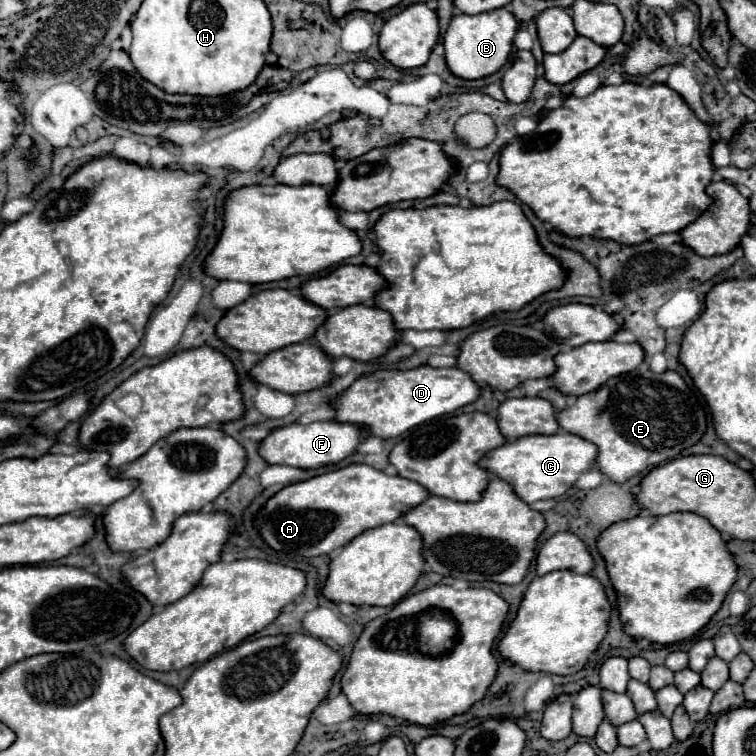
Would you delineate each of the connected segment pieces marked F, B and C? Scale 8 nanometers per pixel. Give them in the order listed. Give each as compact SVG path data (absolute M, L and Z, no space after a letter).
M311 422L311 424L289 424L271 432L261 442L261 456L265 456L267 464L285 464L297 468L319 468L319 466L333 466L347 456L351 456L357 446L367 438L367 430L347 422Z
M497 8L475 16L469 14L453 16L443 38L445 60L449 64L449 70L465 80L477 80L497 72L509 58L517 30L519 30L519 22L507 8Z
M561 430L553 436L535 434L535 436L523 436L519 440L507 442L501 448L487 452L485 458L479 460L479 464L485 466L495 478L509 482L523 502L533 504L537 500L563 496L581 474L591 470L595 458L597 458L595 444L591 444L581 436Z

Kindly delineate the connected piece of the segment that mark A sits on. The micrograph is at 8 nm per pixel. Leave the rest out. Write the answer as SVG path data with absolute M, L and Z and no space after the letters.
M349 464L277 492L263 508L257 528L261 528L263 540L273 550L287 552L289 556L311 558L343 548L365 530L399 520L429 496L429 490L413 480L389 476L367 464Z

